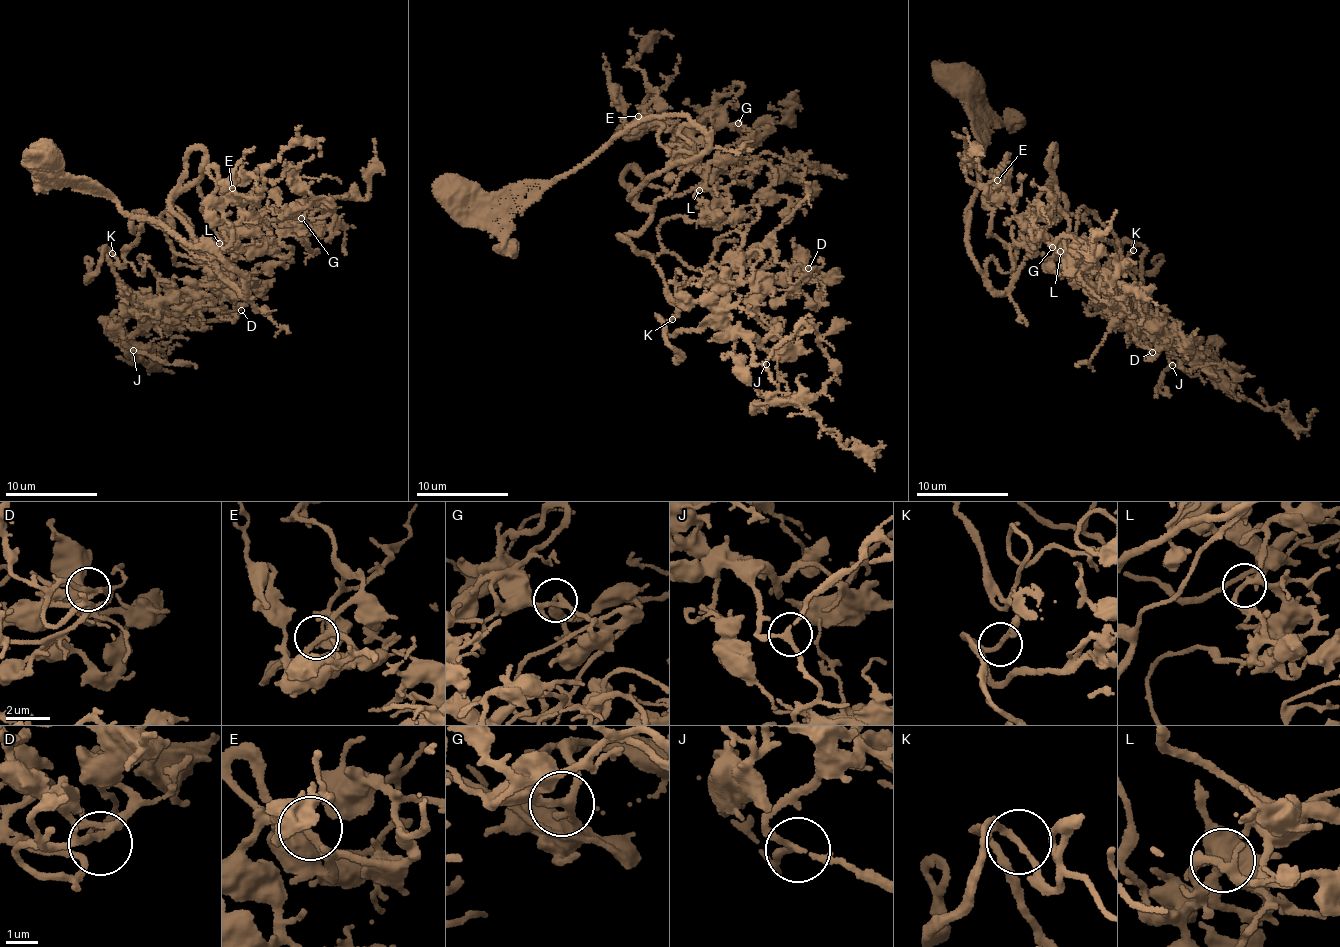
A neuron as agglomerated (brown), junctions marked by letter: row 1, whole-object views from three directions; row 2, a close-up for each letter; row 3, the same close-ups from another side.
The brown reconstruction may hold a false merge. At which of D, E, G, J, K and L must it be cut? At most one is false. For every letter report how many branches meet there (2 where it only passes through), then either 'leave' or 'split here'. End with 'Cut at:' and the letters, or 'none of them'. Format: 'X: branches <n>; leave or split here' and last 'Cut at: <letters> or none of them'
D: branches 3; leave
E: branches 3; leave
G: branches 3; leave
J: branches 3; leave
K: branches 3; leave
L: branches 3; leave
Cut at: none of them

